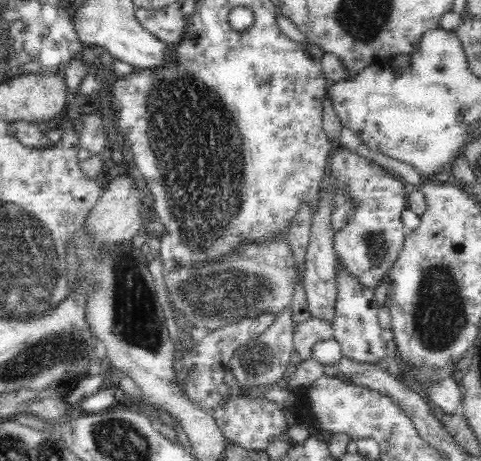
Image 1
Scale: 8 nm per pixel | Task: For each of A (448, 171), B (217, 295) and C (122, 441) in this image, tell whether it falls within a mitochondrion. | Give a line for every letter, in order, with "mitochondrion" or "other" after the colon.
A: other
B: mitochondrion
C: mitochondrion

